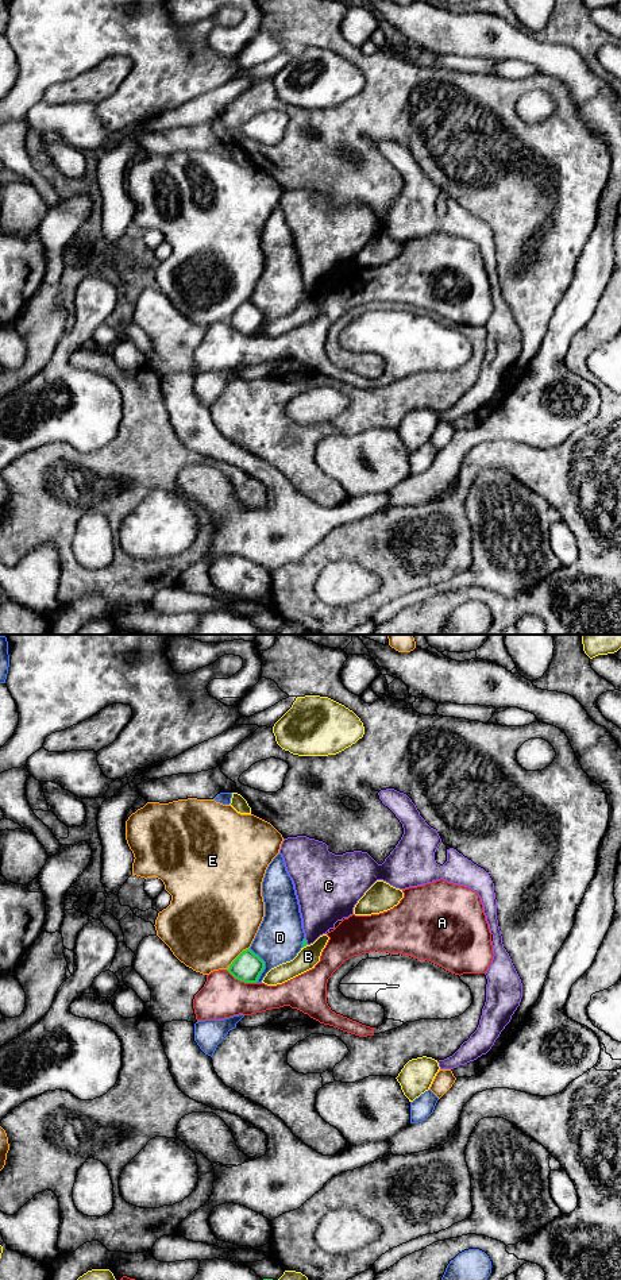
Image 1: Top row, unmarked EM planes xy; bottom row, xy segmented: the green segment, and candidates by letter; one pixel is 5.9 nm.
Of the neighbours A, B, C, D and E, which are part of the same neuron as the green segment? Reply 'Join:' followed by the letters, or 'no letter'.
Join: no letter

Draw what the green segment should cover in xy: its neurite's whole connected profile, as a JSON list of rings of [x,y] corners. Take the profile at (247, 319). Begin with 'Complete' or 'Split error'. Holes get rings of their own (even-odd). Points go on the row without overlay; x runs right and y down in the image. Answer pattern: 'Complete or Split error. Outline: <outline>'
Complete. Outline: [[[248,300],[232,313],[227,323],[240,334],[256,335],[263,321],[265,313]]]

